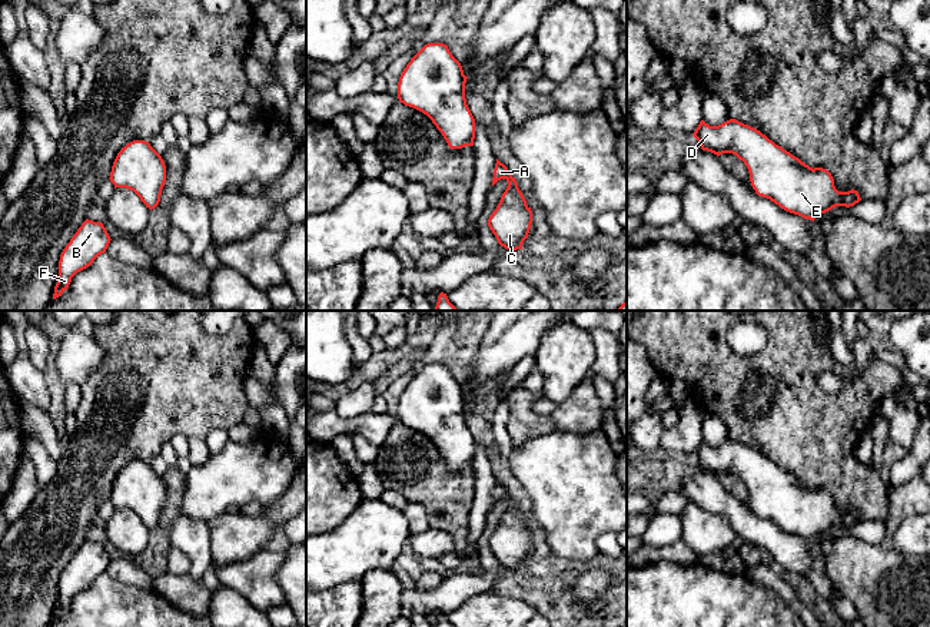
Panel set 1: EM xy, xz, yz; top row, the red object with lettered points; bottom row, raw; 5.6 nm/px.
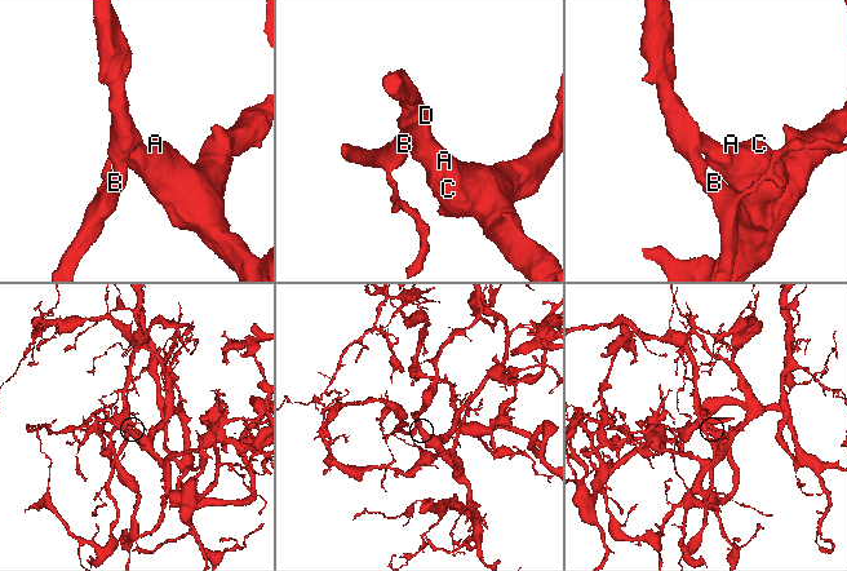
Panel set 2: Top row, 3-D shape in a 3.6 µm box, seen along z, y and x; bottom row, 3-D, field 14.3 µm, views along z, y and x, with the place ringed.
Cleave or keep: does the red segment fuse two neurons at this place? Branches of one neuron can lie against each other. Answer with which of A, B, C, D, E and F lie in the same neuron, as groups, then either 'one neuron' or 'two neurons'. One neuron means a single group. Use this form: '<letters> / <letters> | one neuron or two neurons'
A B C D E F | one neuron

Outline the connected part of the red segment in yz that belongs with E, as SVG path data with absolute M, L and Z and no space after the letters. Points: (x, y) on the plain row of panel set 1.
M730 439L718 447L704 441L692 454L703 471L717 477L733 474L748 490L758 517L804 540L814 540L836 527L854 527L861 521L857 511L838 512L827 490L810 488L760 451Z

